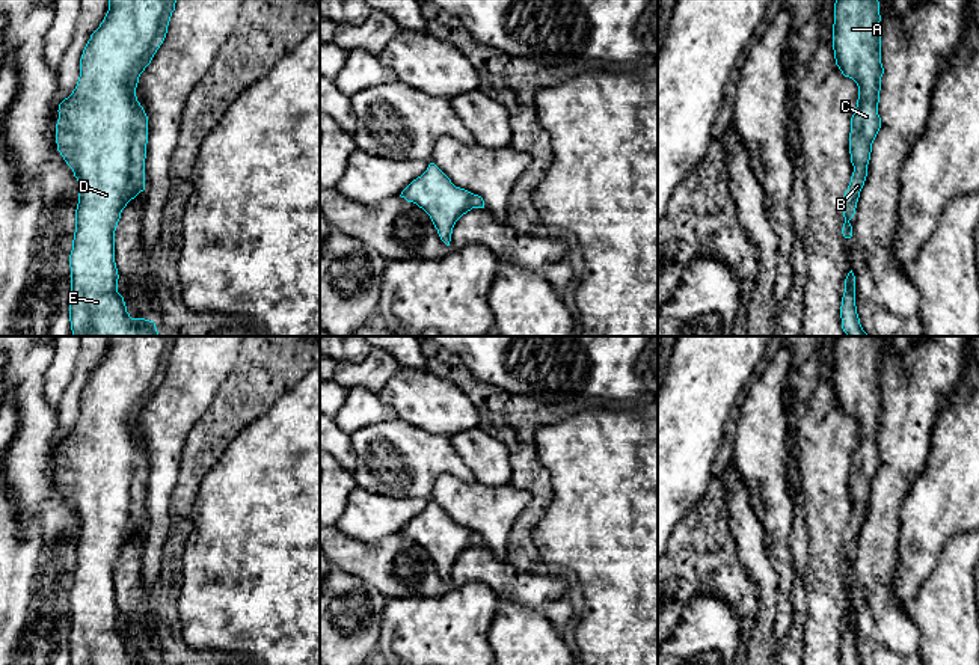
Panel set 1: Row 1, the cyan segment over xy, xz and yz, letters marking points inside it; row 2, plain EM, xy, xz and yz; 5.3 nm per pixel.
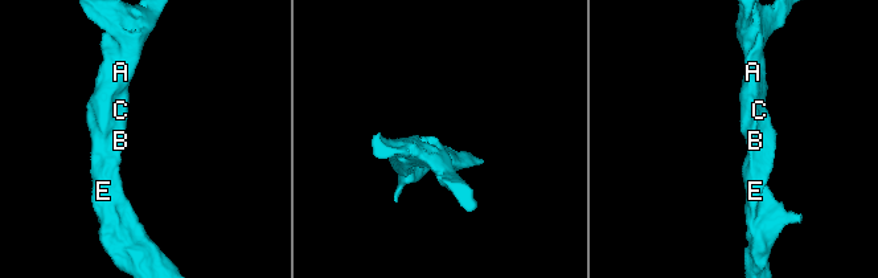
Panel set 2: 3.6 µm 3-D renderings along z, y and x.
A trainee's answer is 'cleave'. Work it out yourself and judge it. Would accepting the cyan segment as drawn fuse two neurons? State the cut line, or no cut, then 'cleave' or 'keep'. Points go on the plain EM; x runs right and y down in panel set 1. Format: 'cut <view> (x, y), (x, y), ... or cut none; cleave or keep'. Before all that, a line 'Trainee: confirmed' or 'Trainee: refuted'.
Trainee: refuted
cut none; keep

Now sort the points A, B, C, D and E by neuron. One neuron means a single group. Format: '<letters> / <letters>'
A B C D E

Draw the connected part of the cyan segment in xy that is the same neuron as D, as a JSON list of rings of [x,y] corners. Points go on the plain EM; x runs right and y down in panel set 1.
[[[107,336],[109,348],[91,372],[72,431],[59,442],[57,489],[78,519],[75,570],[69,593],[71,665],[155,665],[131,656],[118,630],[115,568],[122,547],[145,528],[148,454],[137,439],[140,412],[163,382],[176,336]]]

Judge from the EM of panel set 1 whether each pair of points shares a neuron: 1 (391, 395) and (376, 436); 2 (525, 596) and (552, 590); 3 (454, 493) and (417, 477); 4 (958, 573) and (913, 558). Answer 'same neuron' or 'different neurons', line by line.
1: different neurons
2: same neuron
3: different neurons
4: different neurons

